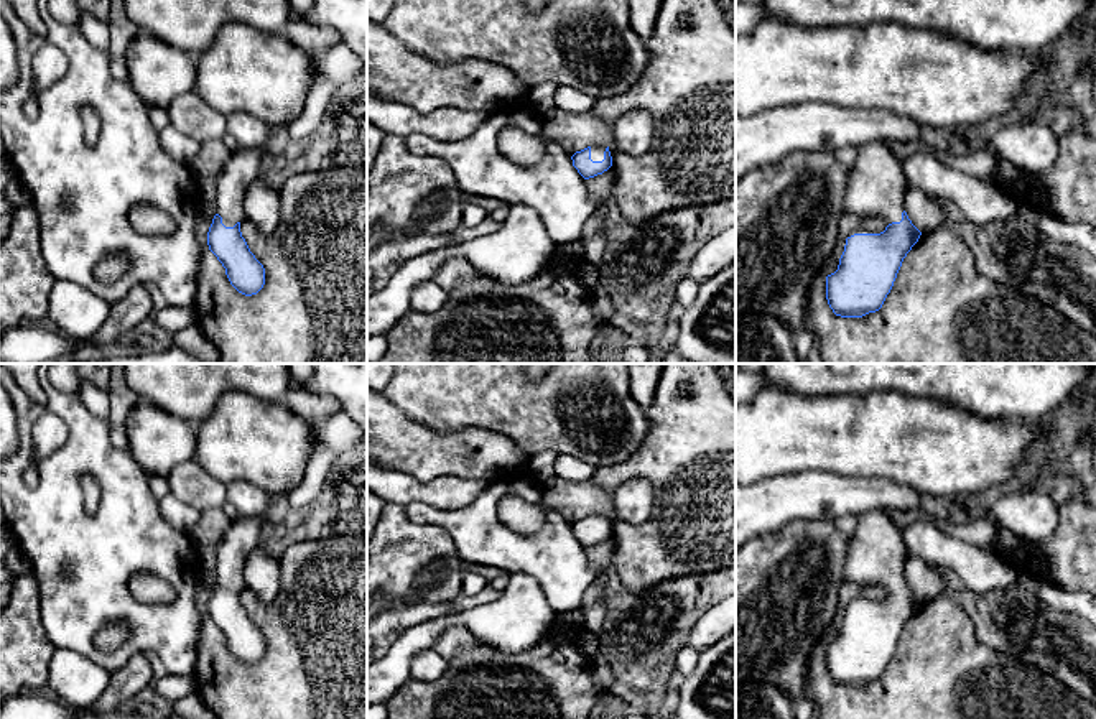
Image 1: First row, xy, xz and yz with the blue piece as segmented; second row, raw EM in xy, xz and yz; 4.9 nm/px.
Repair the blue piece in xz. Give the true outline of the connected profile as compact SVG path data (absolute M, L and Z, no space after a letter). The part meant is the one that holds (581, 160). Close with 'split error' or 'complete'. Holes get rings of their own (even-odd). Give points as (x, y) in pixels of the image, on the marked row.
M592 145L581 151L576 151L571 160L573 166L584 179L602 174L612 166L609 146L604 145Z; split error

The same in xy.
M268 141L253 150L232 146L232 155L216 178L216 216L207 232L209 250L225 268L230 285L242 295L257 295L265 285L265 268L250 252L240 232L244 197L260 176Z; split error

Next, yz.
M879 141L859 146L856 165L848 178L844 212L859 217L880 216L887 227L880 234L854 234L846 239L838 270L826 276L826 299L836 316L862 318L875 313L890 293L903 258L922 235L903 211L905 191L900 151Z; split error

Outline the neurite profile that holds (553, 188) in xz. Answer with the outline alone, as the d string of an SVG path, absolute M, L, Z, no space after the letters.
M513 104L489 114L466 138L439 141L411 133L405 137L405 143L413 155L444 160L462 193L533 209L556 245L579 240L594 209L586 179L573 166L571 155L556 141L543 141L545 156L540 163L517 165L499 151L499 133L504 128L520 128L527 135L541 137L541 114Z

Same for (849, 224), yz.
M843 212L839 219L839 237L848 239L854 234L880 234L887 227L885 219L880 216L852 216Z

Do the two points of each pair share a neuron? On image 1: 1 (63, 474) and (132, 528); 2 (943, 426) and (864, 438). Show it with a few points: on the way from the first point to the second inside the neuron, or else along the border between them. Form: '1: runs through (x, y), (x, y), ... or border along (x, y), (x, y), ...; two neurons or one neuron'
1: runs through (63, 497), (92, 528), (109, 528); one neuron
2: runs through (924, 438), (884, 438); one neuron

